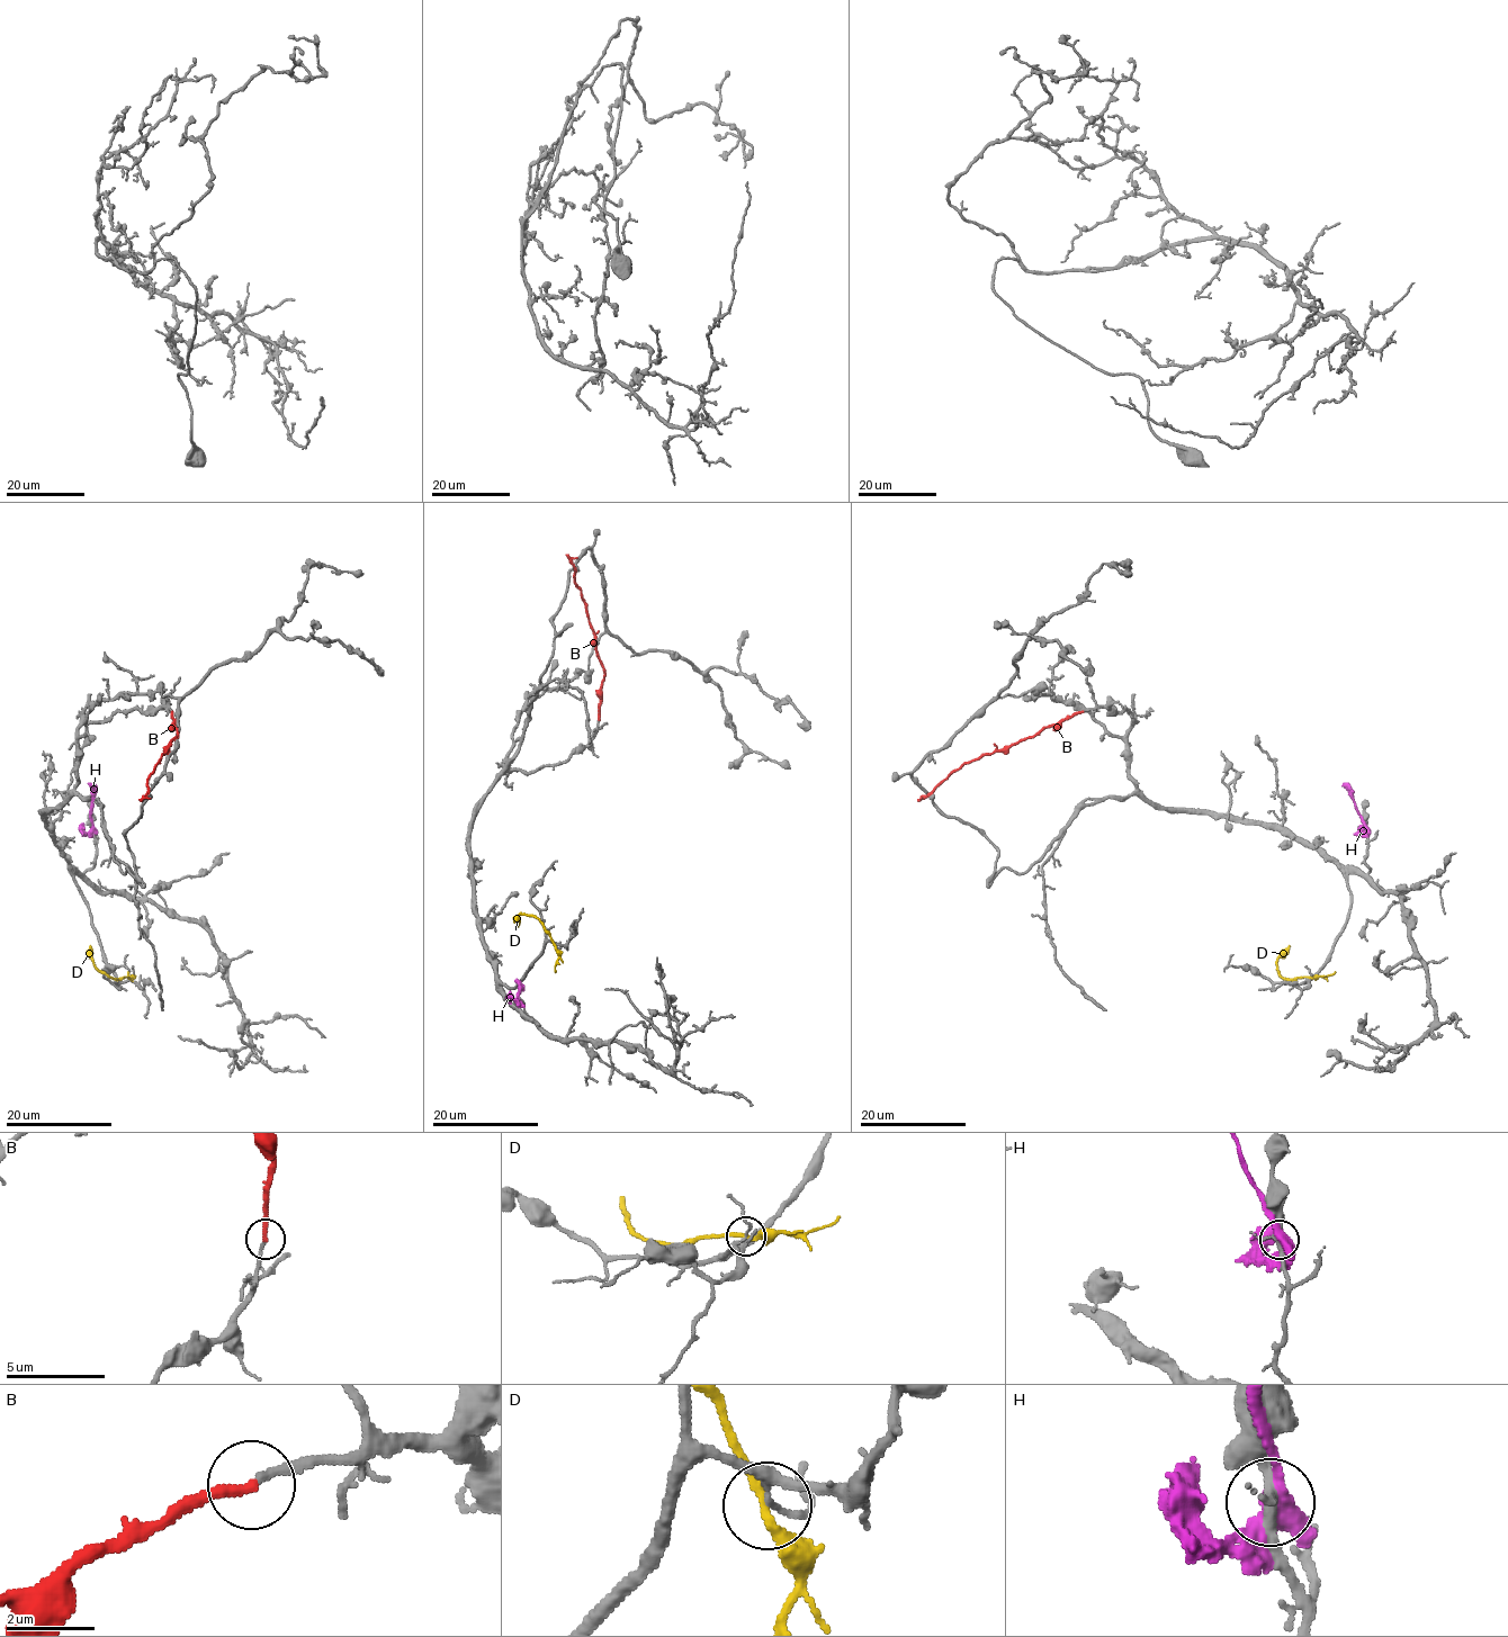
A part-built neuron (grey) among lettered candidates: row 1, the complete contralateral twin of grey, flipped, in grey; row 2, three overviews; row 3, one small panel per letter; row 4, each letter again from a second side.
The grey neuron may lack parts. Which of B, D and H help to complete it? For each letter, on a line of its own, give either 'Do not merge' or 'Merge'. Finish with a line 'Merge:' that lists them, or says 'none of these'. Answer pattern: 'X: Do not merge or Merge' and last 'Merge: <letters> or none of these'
B: Do not merge
D: Do not merge
H: Do not merge
Merge: none of these

